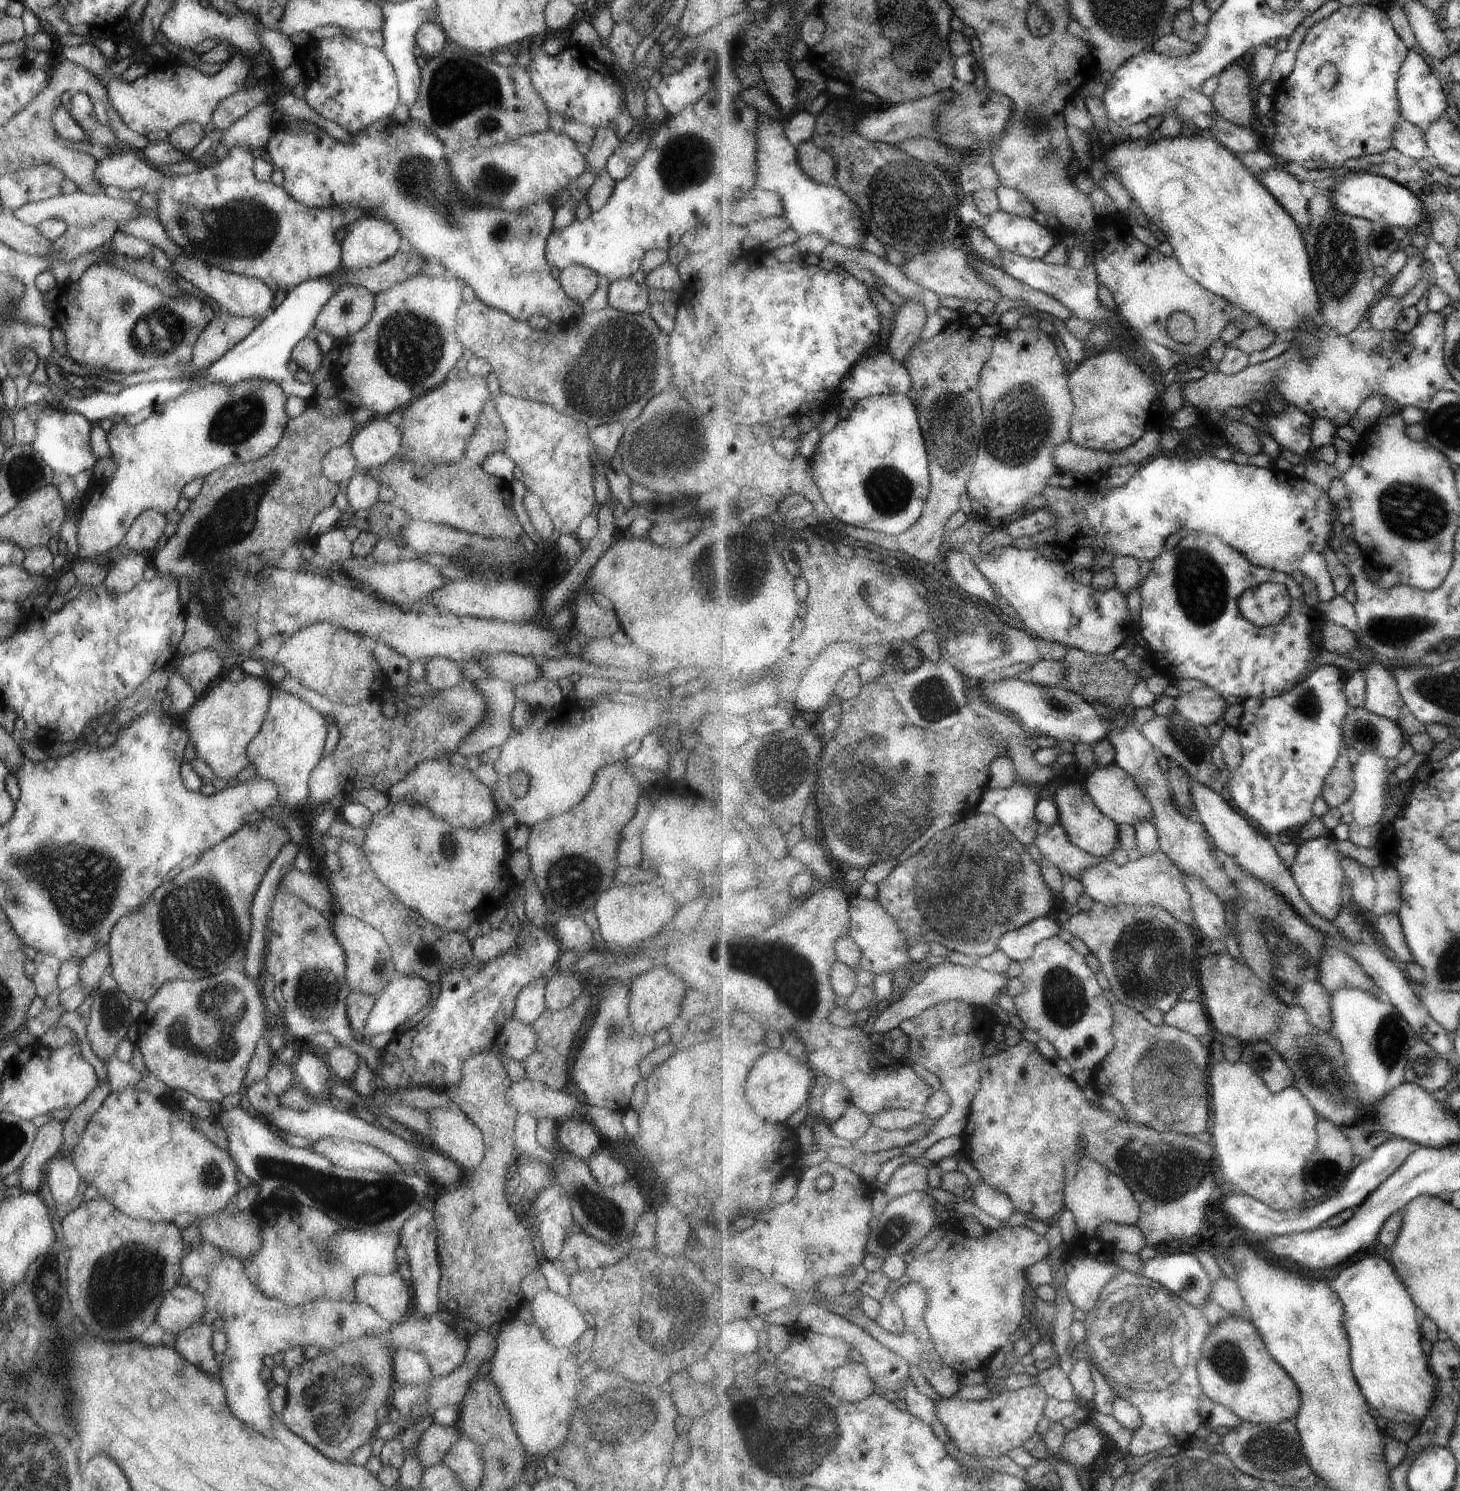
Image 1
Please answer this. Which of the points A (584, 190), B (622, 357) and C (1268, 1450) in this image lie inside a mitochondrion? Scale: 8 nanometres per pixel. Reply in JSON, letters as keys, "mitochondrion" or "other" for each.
{"A":"other","B":"mitochondrion","C":"mitochondrion"}

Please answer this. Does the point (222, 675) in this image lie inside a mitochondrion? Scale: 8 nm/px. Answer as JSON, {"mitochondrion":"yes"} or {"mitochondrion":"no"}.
{"mitochondrion":"no"}

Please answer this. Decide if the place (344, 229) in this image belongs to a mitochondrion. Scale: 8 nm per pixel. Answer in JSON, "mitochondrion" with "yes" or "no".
{"mitochondrion":"no"}

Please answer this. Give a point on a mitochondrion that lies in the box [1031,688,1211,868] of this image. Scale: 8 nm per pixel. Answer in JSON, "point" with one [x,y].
{"point":[1188,741]}

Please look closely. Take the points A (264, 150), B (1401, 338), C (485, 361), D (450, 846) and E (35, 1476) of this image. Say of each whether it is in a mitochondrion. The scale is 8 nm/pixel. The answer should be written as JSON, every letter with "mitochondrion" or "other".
{"A":"other","B":"other","C":"other","D":"mitochondrion","E":"mitochondrion"}

